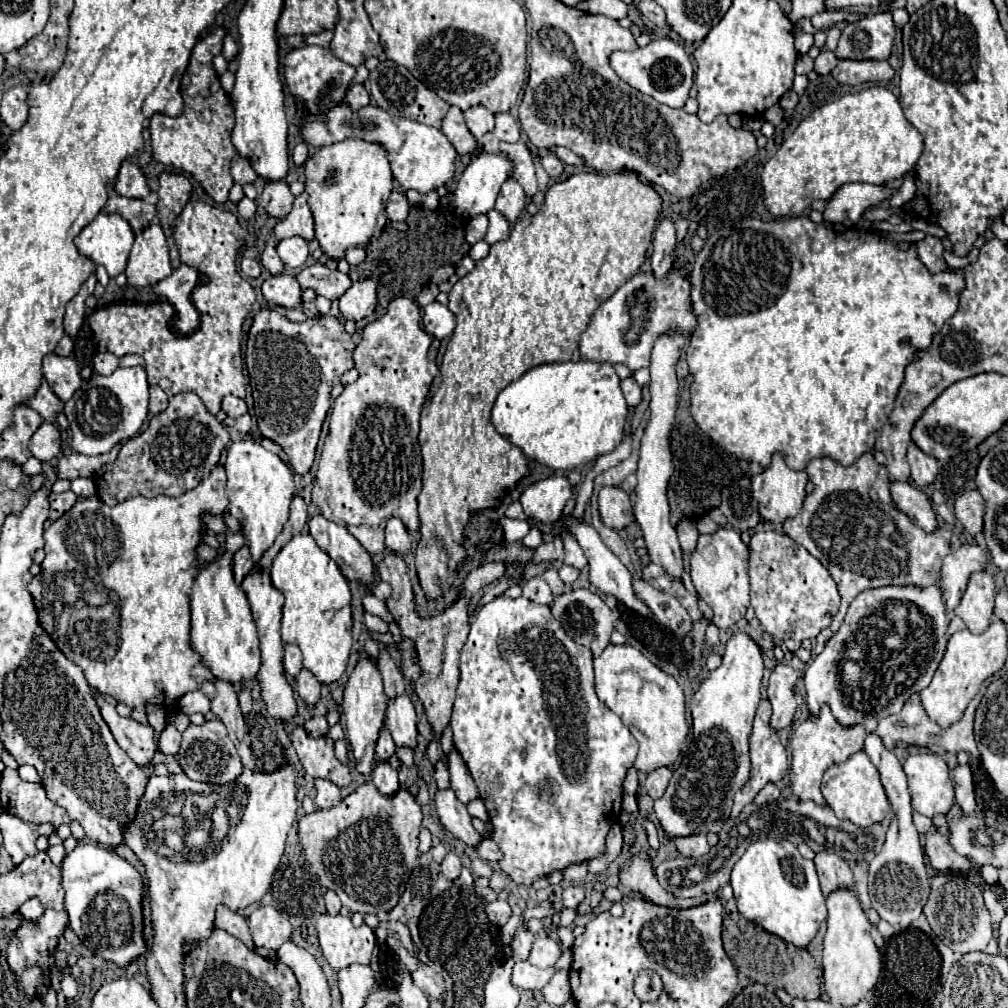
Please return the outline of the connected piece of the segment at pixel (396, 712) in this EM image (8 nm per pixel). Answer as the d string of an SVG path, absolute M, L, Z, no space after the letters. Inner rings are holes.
M406 693L390 699L384 723L386 723L386 729L392 733L396 747L416 749L416 745L418 745L416 711L414 711L414 705Z

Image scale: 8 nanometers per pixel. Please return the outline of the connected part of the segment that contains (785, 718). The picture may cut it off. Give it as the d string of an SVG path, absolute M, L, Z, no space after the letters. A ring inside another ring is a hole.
M778 663L772 669L770 683L768 683L768 699L772 703L772 727L776 731L788 727L792 723L794 711L796 711L796 699L794 699L794 683L798 679L798 671L792 669L788 663Z

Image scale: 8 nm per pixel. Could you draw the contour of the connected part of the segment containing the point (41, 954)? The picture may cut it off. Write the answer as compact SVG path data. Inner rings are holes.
M46 909L34 923L24 919L20 913L18 913L18 917L22 923L8 941L6 959L8 959L10 971L16 979L18 991L22 991L26 999L36 999L46 989L46 975L48 975L48 969L54 967L54 951L58 947L58 939L64 935L64 929L68 925L68 913Z

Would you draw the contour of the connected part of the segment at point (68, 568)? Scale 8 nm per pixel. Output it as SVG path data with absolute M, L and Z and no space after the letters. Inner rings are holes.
M216 465L210 477L180 497L134 497L116 507L108 507L96 495L78 499L70 511L44 531L46 559L42 561L40 577L34 577L30 583L40 625L58 649L82 667L88 683L116 701L126 703L132 709L130 717L138 723L148 723L146 703L162 707L178 705L182 695L214 679L212 671L202 665L200 655L190 647L188 597L200 567L196 557L196 547L202 541L200 515L220 515L226 511L228 499L224 487L224 467Z

